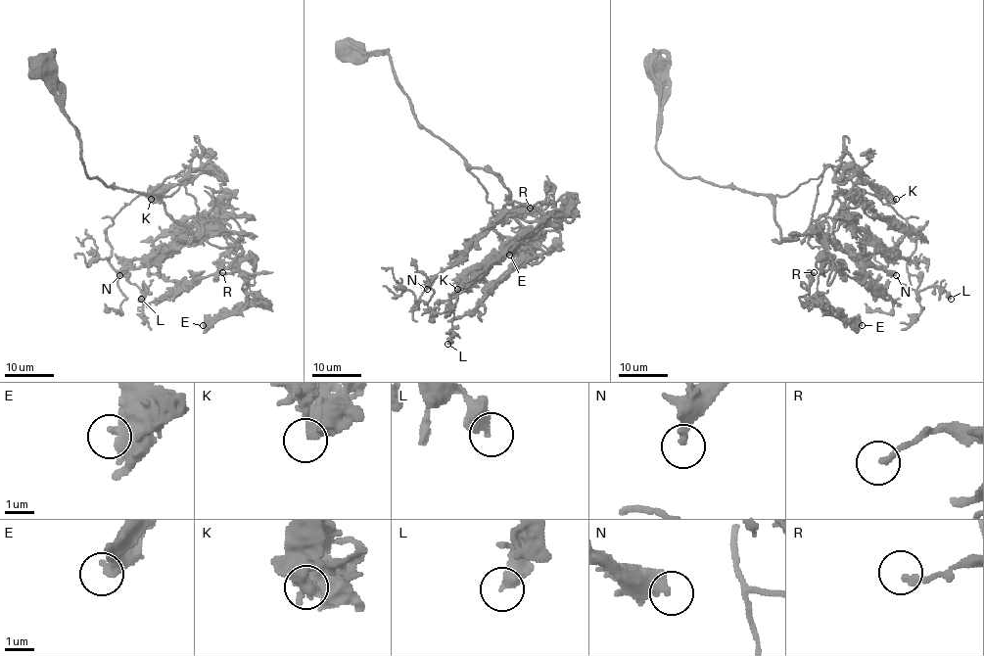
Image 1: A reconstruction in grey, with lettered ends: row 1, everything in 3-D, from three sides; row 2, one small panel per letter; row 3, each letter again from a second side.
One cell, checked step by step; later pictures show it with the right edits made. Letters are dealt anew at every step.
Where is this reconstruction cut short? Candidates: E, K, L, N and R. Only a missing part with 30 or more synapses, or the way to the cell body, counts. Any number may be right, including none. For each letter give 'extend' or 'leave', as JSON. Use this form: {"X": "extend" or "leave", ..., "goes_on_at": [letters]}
{"E": "extend", "K": "extend", "L": "leave", "N": "leave", "R": "leave", "goes_on_at": ["E", "K"]}

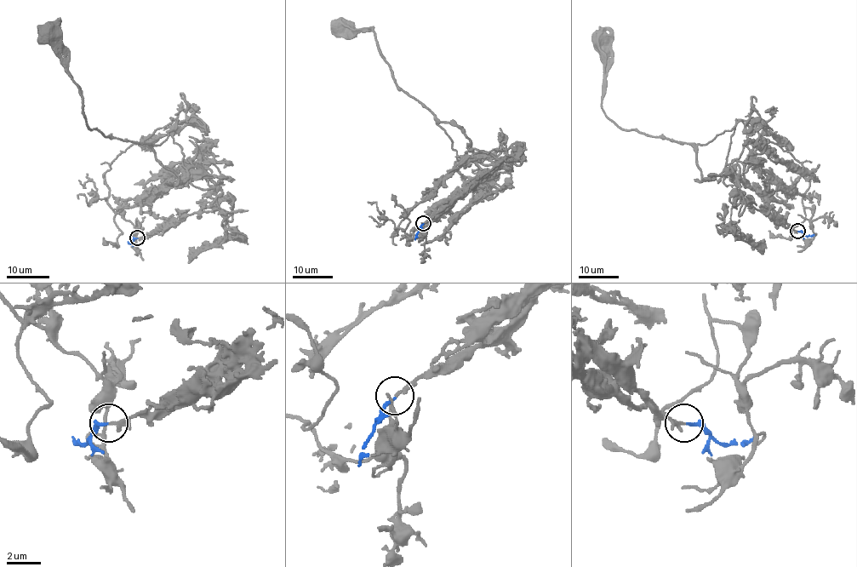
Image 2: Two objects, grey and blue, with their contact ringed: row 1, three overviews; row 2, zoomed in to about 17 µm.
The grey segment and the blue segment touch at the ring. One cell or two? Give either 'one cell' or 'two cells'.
one cell

